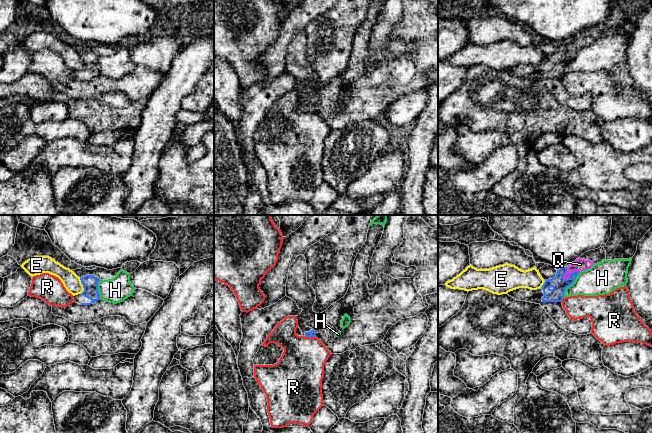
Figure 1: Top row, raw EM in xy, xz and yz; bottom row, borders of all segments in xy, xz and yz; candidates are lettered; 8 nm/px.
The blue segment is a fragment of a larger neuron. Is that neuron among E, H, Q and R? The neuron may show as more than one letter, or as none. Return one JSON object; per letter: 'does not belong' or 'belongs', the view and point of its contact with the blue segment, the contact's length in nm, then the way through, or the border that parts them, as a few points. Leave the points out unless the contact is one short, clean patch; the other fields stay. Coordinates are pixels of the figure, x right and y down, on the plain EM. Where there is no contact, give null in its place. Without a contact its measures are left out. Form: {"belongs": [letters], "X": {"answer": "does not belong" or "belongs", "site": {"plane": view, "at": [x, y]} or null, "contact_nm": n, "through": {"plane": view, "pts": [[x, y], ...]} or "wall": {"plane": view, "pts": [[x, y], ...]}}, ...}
{"belongs": ["Q"], "E": {"answer": "does not belong", "site": {"plane": "xy", "at": [83, 62]}, "contact_nm": 130, "wall": {"plane": "xy", "pts": [[79, 54], [83, 64], [81, 69]]}}, "H": {"answer": "does not belong", "site": {"plane": "yz", "at": [570, 60]}, "contact_nm": 260, "wall": {"plane": "yz", "pts": [[580, 48], [575, 56], [566, 64], [562, 73]]}}, "Q": {"answer": "belongs", "site": {"plane": "yz", "at": [570, 50]}, "contact_nm": 150, "through": {"plane": "yz", "pts": [[559, 60], [570, 50], [580, 40]]}}, "R": {"answer": "does not belong", "site": {"plane": "xz", "at": [311, 112]}, "contact_nm": 80, "wall": {"plane": "xz", "pts": [[306, 112], [315, 113]]}}}

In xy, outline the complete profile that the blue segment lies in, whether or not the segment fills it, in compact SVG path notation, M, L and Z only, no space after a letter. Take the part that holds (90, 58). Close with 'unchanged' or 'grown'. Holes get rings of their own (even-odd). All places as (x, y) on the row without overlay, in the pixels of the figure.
M86 51L80 54L84 67L73 72L74 78L81 81L90 81L100 75L98 58L100 55L94 51Z | grown

